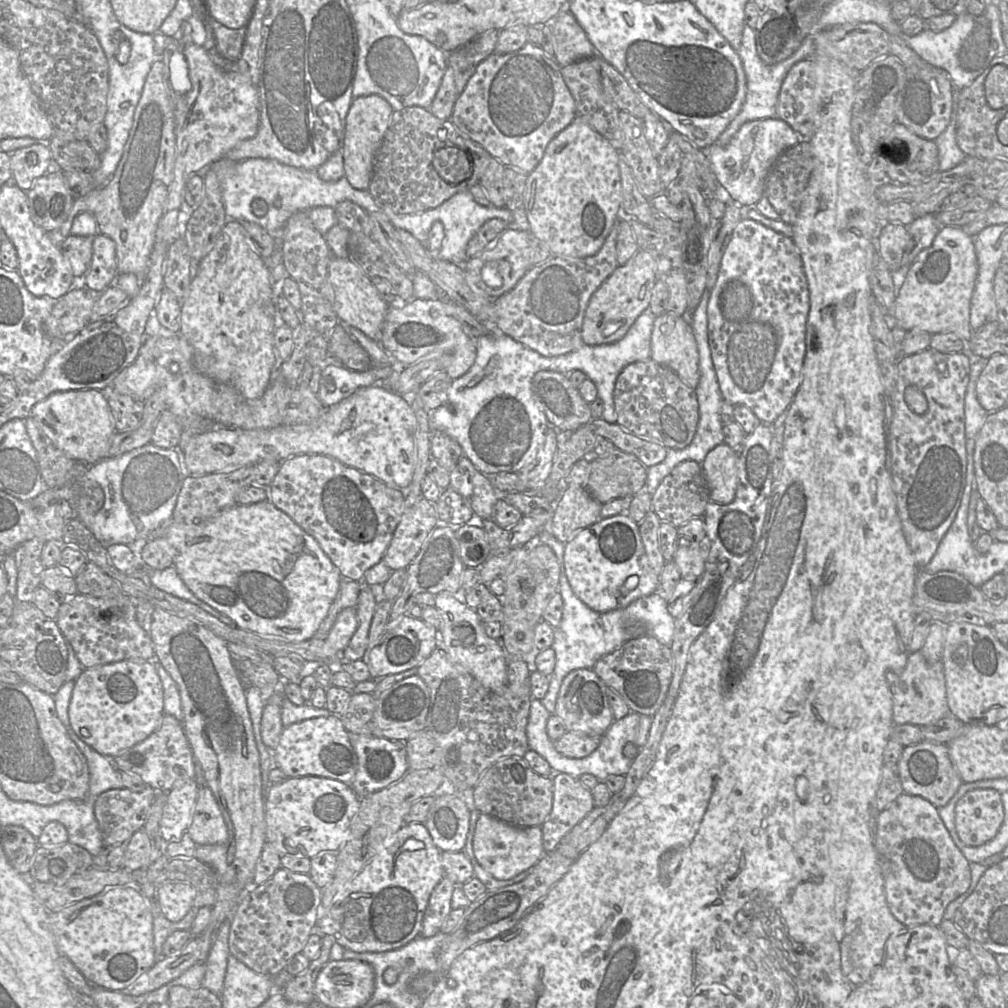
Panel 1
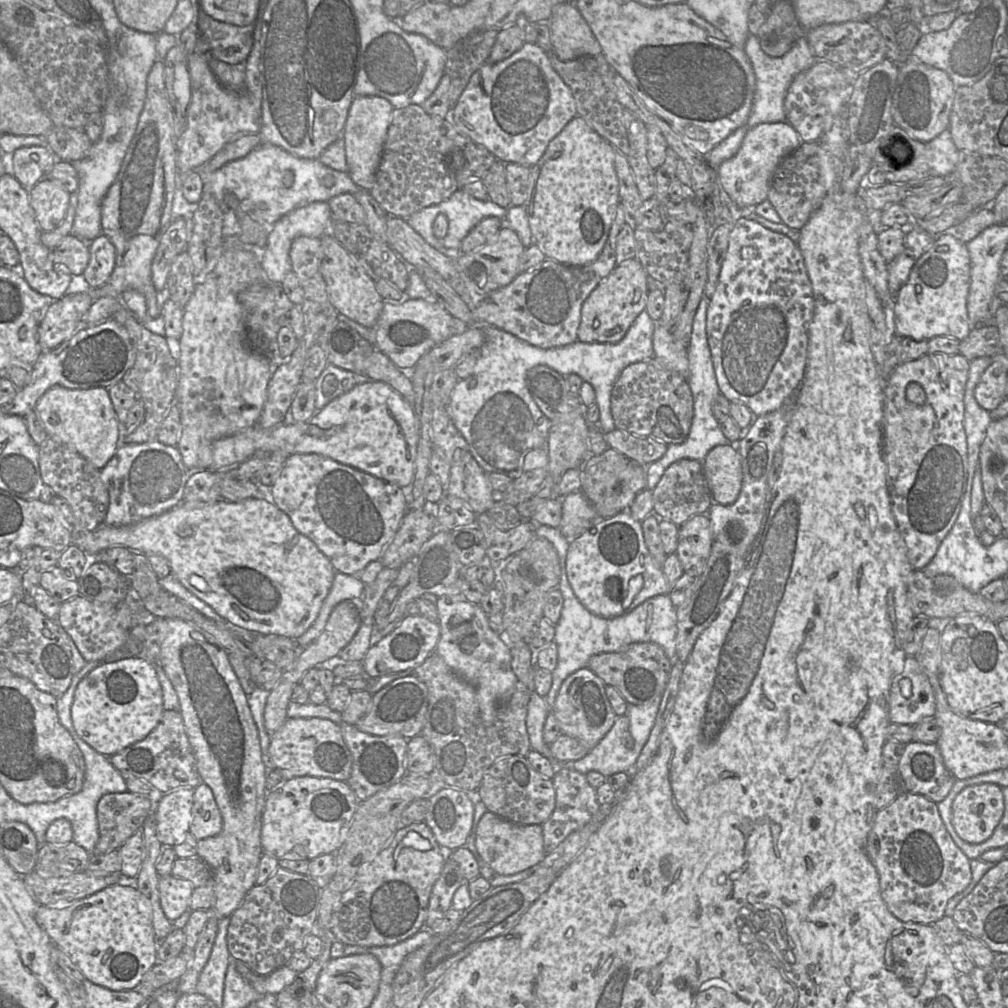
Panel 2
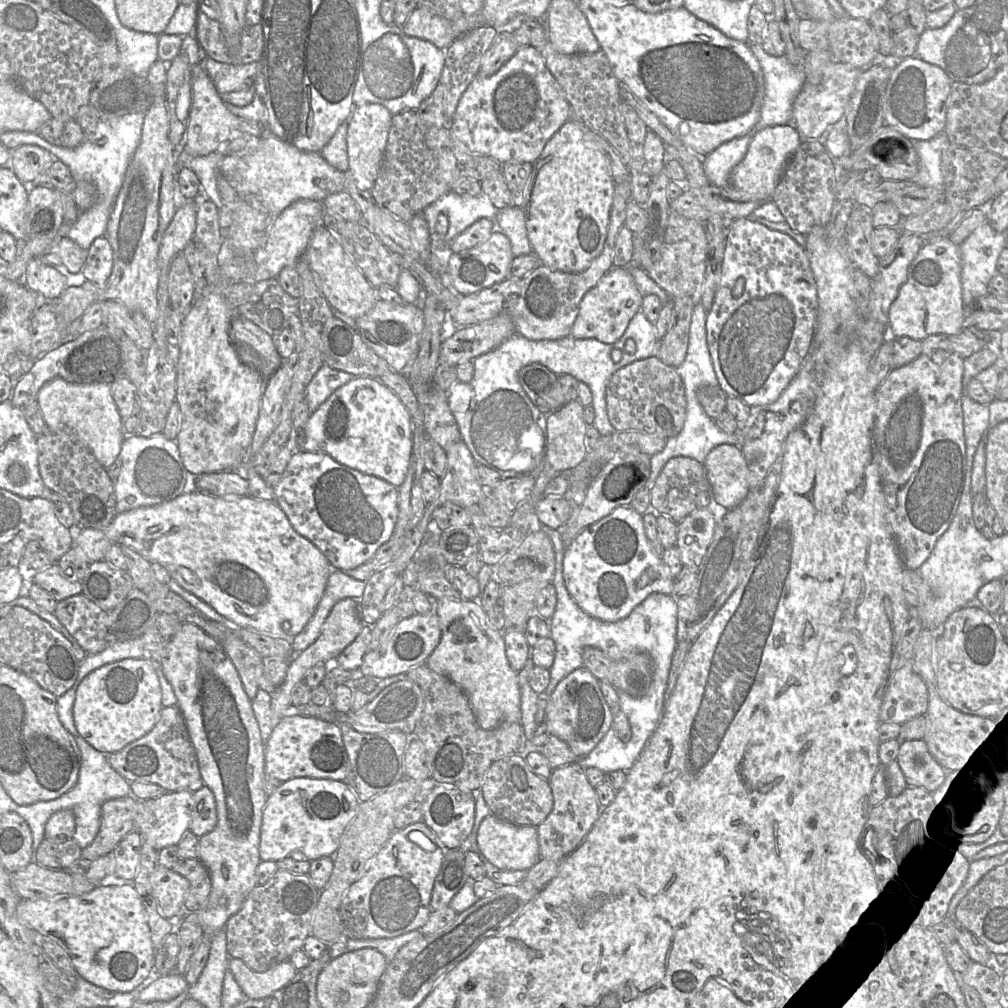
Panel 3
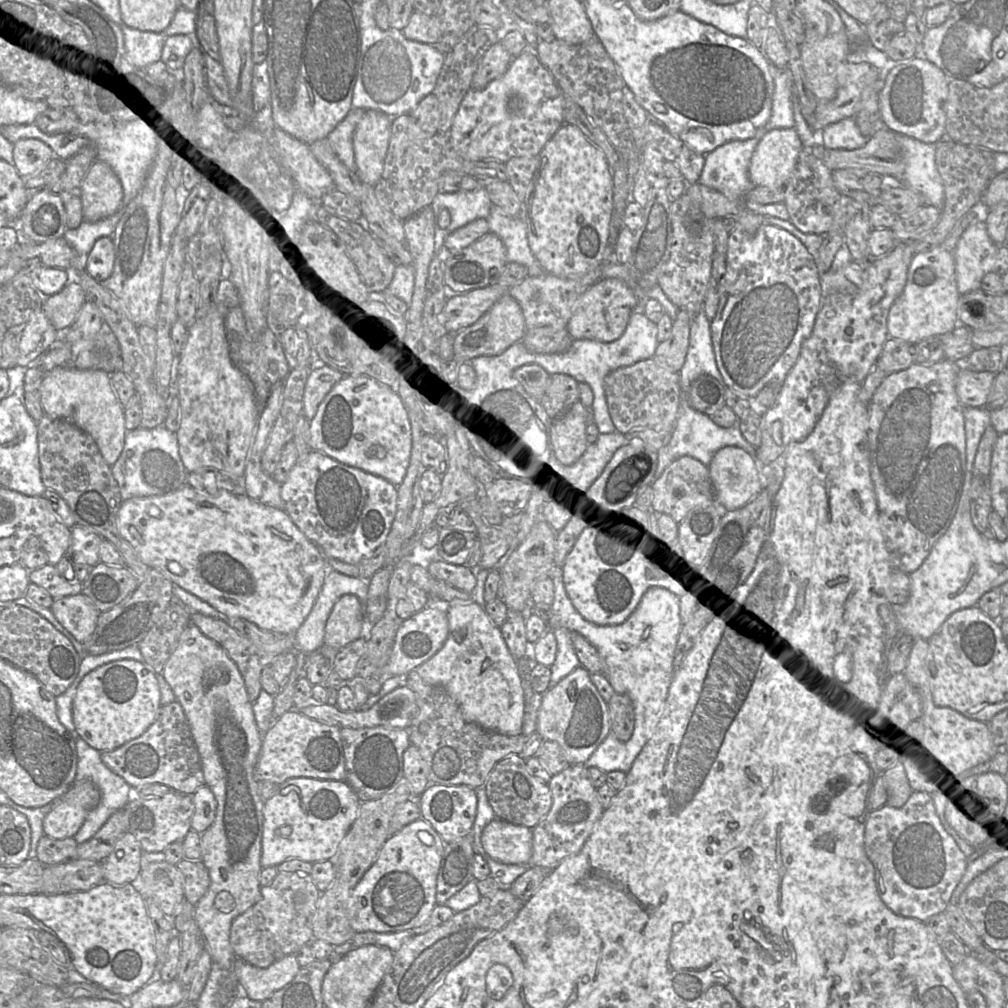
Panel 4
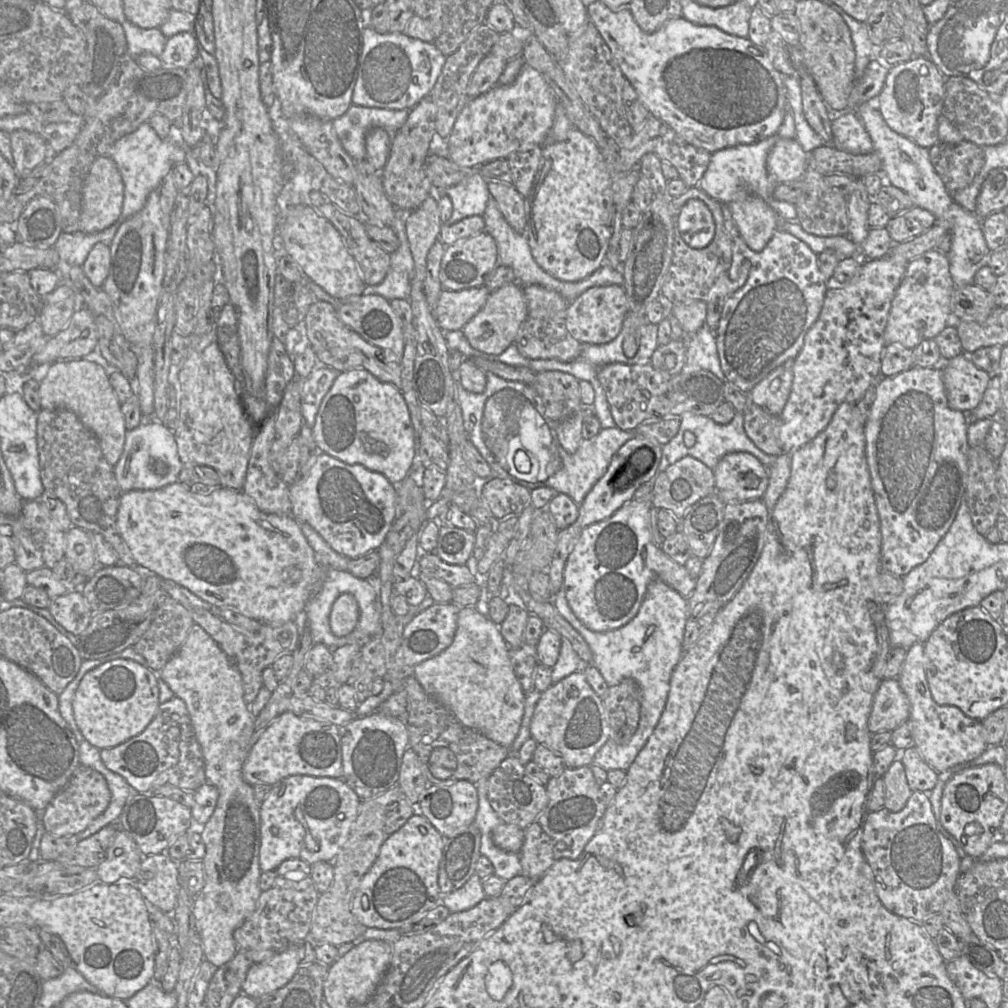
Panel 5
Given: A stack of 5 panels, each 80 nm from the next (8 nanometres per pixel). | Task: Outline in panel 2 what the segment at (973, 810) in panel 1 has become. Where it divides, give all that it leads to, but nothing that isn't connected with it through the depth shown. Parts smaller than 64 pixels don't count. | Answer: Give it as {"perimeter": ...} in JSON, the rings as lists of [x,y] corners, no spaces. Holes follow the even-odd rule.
{"perimeter":[[[993,783],[968,786],[952,803],[953,827],[962,840],[971,844],[989,839],[1003,814],[1002,787]]]}

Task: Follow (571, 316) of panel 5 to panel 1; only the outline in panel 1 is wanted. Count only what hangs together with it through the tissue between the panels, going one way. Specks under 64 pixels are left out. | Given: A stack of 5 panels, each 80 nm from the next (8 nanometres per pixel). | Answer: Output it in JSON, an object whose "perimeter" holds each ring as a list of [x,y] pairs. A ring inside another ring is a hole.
{"perimeter":[[[641,249],[625,264],[618,265],[589,299],[581,330],[584,344],[609,344],[622,339],[638,316],[649,307],[652,289],[658,277],[656,261]]]}

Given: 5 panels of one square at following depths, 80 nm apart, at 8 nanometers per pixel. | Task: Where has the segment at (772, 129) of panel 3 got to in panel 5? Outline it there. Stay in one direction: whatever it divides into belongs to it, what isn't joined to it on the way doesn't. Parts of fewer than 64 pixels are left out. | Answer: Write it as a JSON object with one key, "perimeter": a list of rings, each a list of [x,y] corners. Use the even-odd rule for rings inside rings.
{"perimeter":[[[779,138],[767,157],[769,176],[776,183],[802,178],[808,167],[809,154],[796,139]]]}

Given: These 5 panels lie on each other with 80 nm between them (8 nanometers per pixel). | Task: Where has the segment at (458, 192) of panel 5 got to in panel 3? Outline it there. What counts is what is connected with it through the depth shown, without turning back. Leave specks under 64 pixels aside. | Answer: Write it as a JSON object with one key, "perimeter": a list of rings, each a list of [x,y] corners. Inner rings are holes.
{"perimeter":[[[453,191],[444,194],[422,212],[429,228],[430,246],[432,246],[431,234],[435,233],[438,214],[444,213],[448,216],[449,227],[444,236],[444,241],[448,244],[477,220],[495,219],[497,211],[498,209],[483,192],[477,196],[457,194]]]}

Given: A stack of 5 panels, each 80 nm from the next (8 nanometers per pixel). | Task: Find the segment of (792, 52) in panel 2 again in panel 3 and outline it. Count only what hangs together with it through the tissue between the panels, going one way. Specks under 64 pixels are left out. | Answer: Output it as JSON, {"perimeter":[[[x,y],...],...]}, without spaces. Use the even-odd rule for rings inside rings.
{"perimeter":[[[749,43],[751,51],[758,59],[764,74],[765,95],[761,107],[760,117],[751,130],[758,131],[774,125],[784,125],[793,120],[793,102],[802,86],[806,82],[804,67],[792,65],[786,55],[773,56],[768,54],[761,44]]]}

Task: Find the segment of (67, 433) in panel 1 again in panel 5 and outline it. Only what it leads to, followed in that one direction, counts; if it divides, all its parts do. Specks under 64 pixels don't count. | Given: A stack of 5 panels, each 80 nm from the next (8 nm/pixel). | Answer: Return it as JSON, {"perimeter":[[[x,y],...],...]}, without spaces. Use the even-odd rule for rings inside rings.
{"perimeter":[[[85,358],[55,361],[48,366],[40,382],[39,396],[42,409],[65,408],[73,411],[96,435],[107,462],[113,467],[117,464],[124,450],[127,429],[106,365]]]}

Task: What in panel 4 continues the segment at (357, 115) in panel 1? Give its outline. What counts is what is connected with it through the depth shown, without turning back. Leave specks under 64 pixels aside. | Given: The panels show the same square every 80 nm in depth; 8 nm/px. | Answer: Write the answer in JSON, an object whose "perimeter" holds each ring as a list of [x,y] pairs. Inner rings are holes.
{"perimeter":[[[368,109],[353,134],[355,171],[359,179],[374,186],[381,177],[388,149],[392,118],[383,112]]]}

